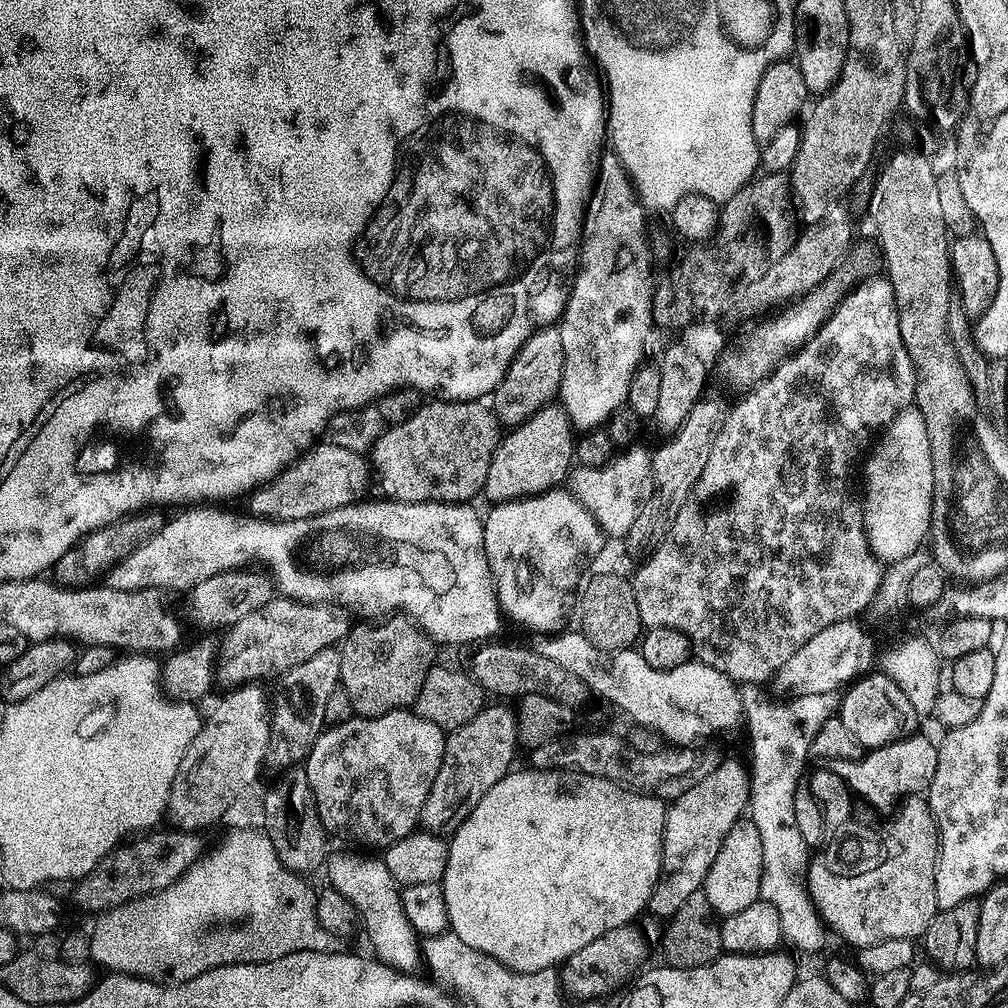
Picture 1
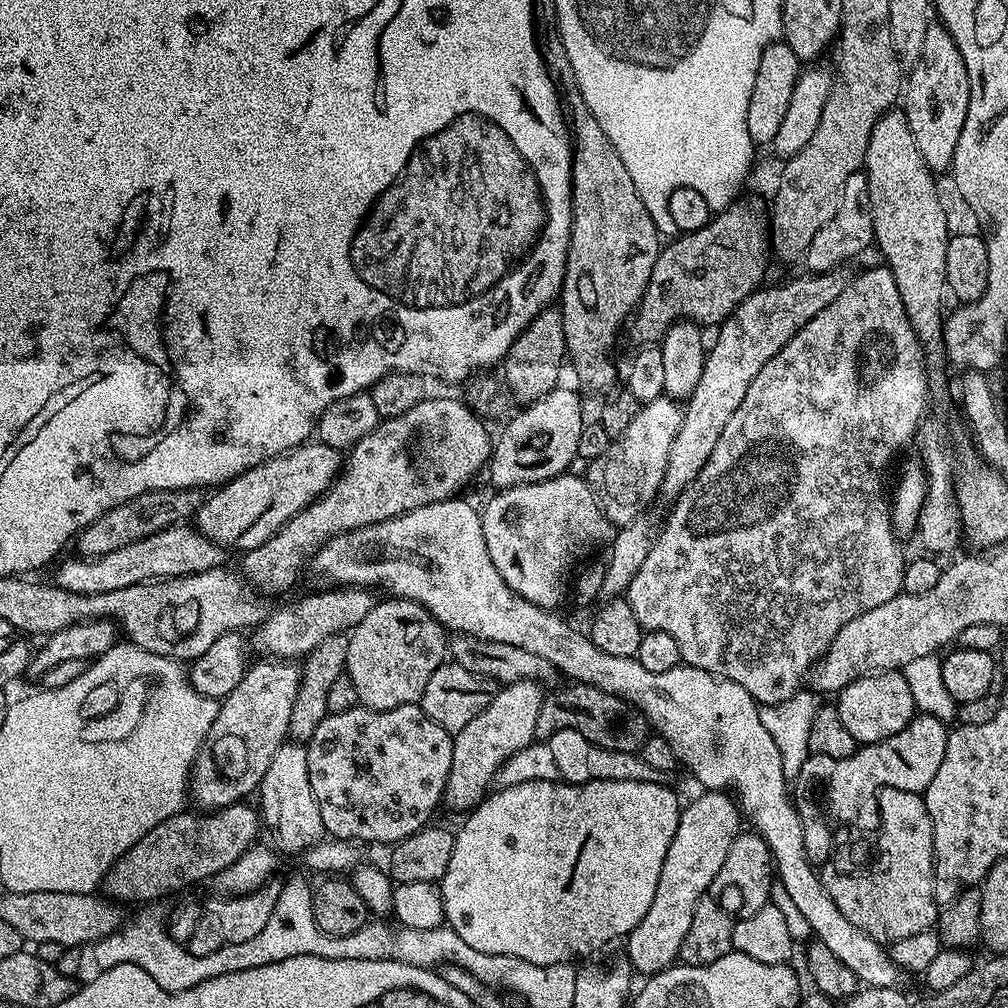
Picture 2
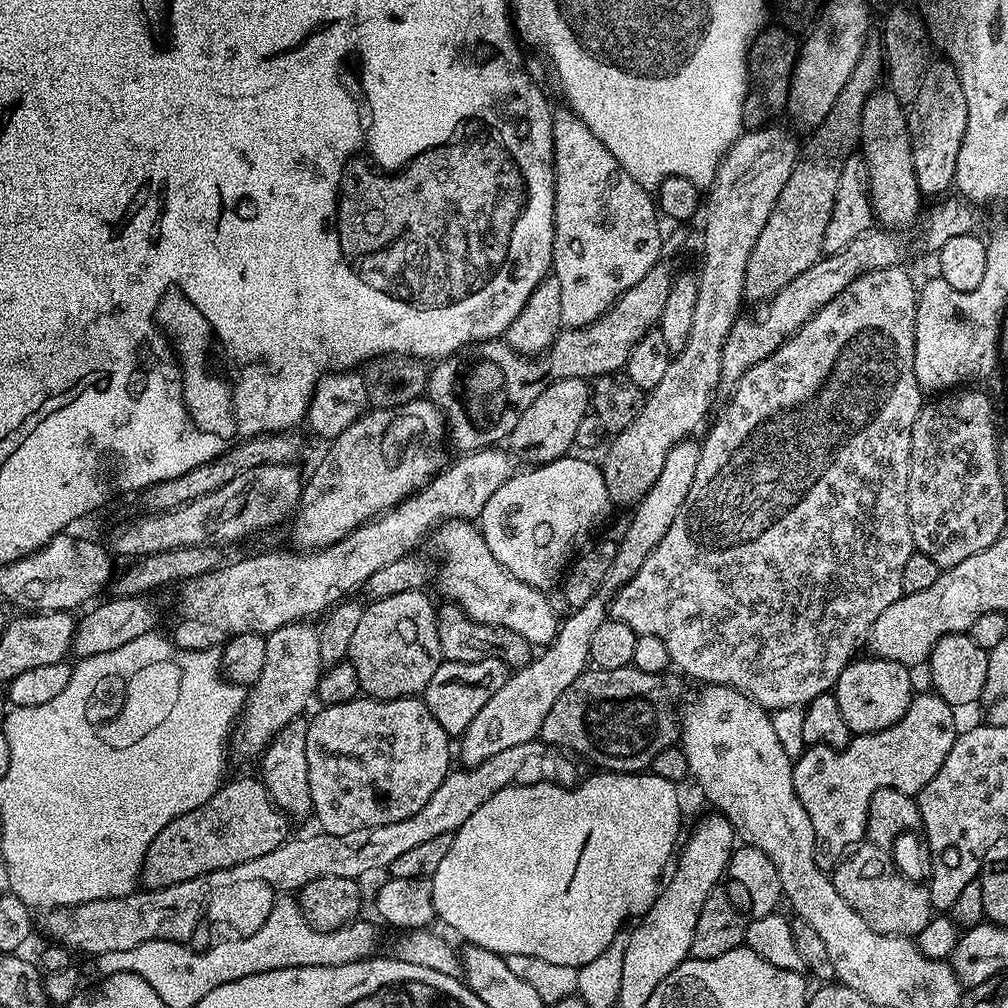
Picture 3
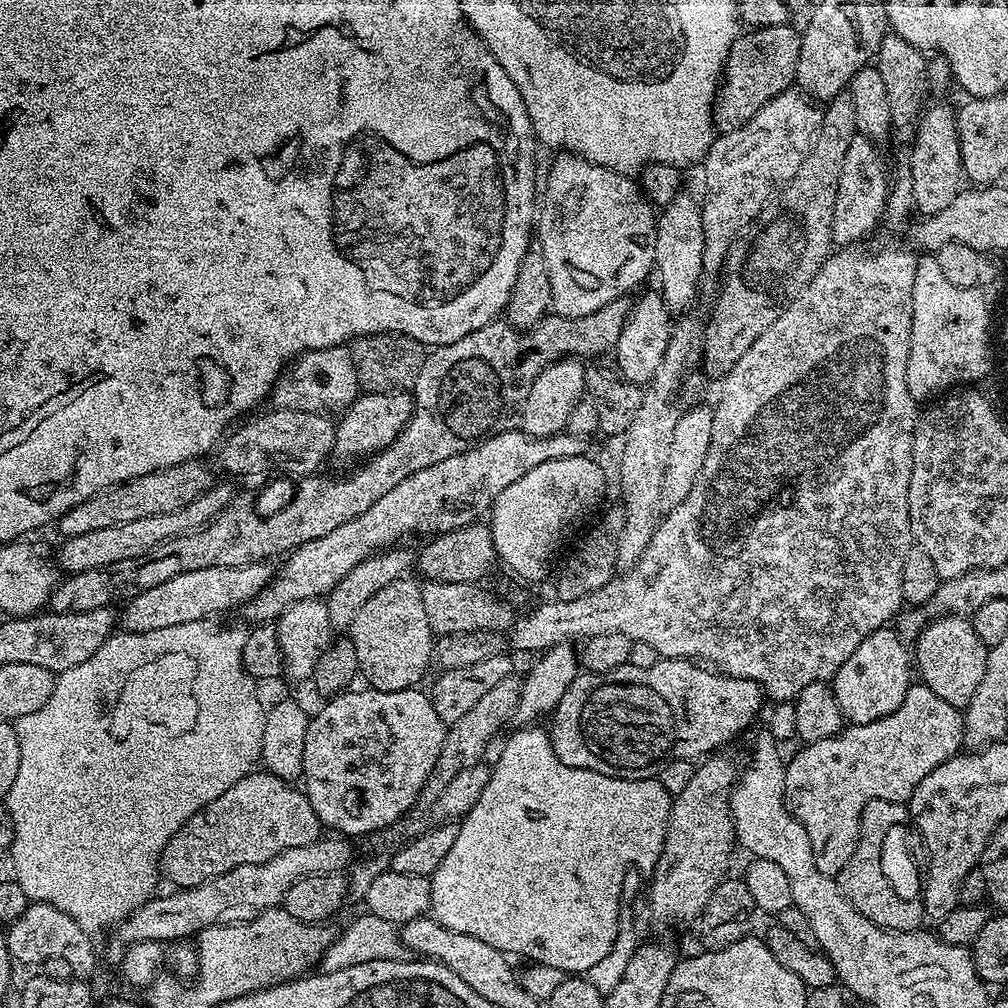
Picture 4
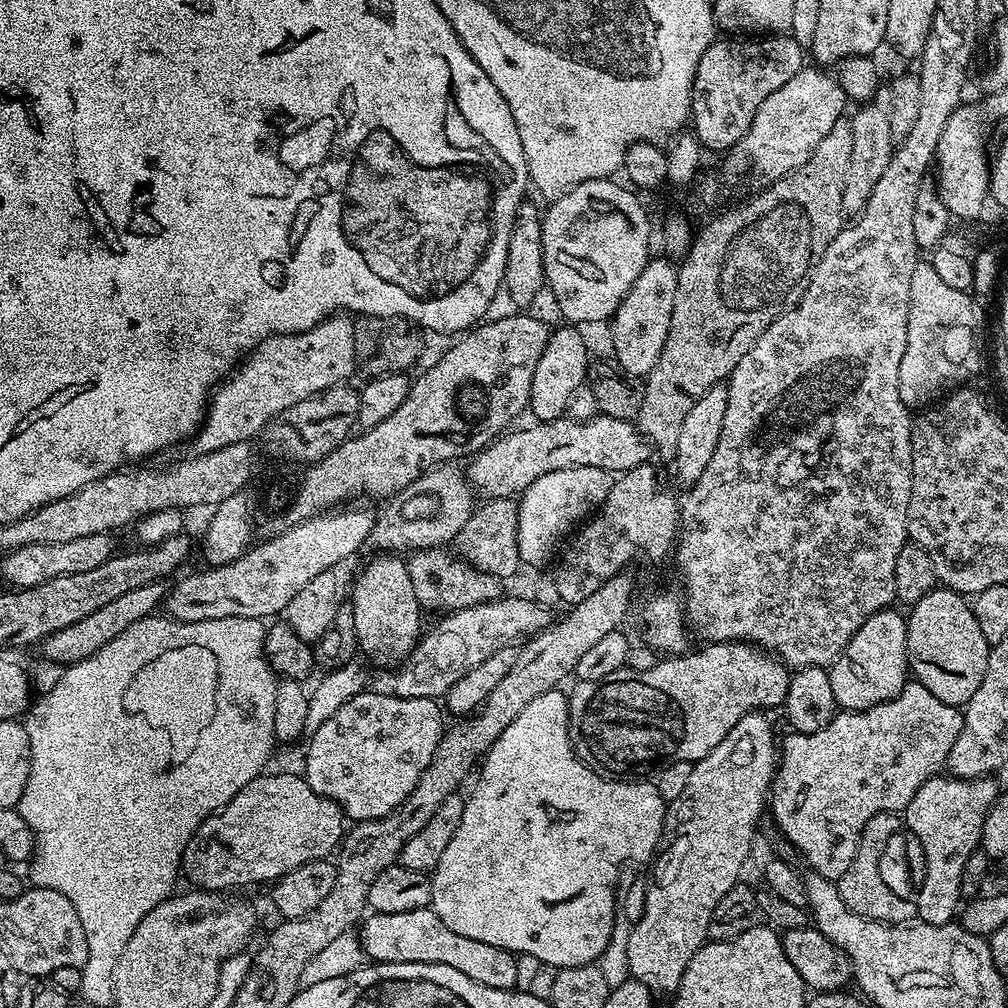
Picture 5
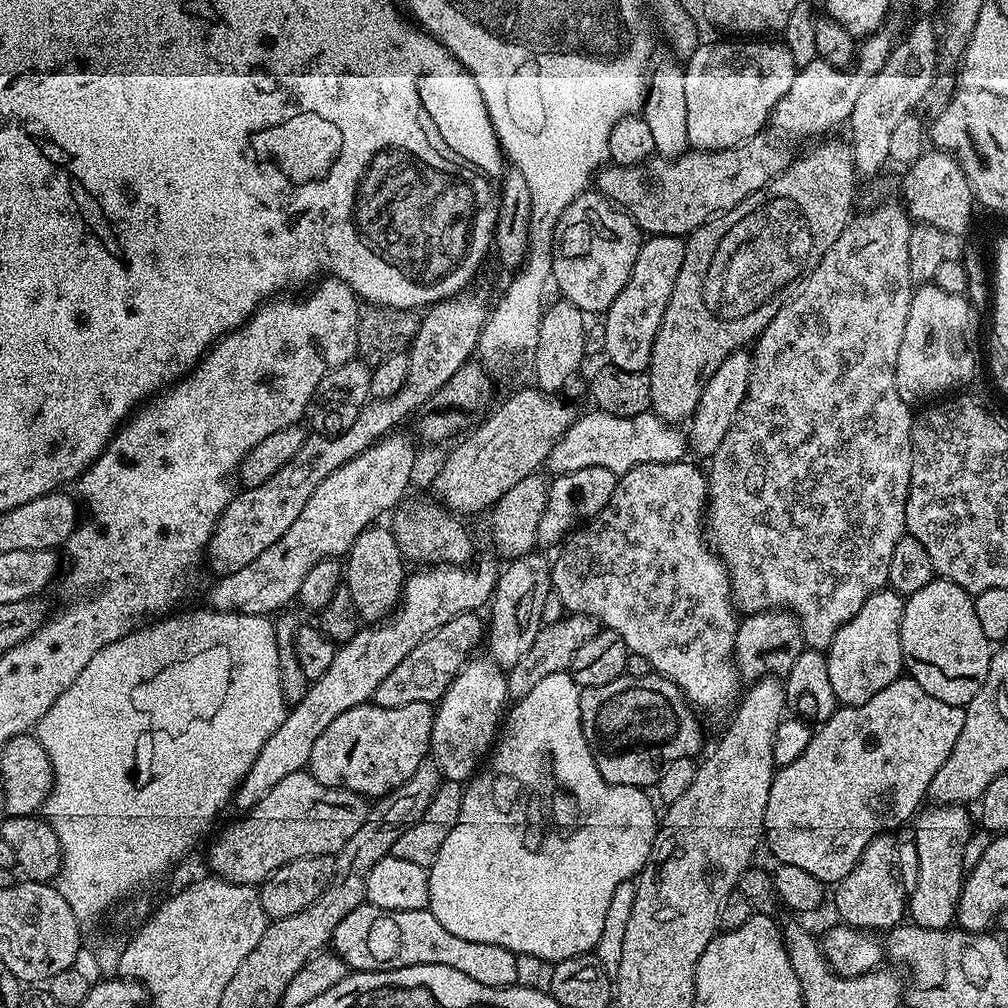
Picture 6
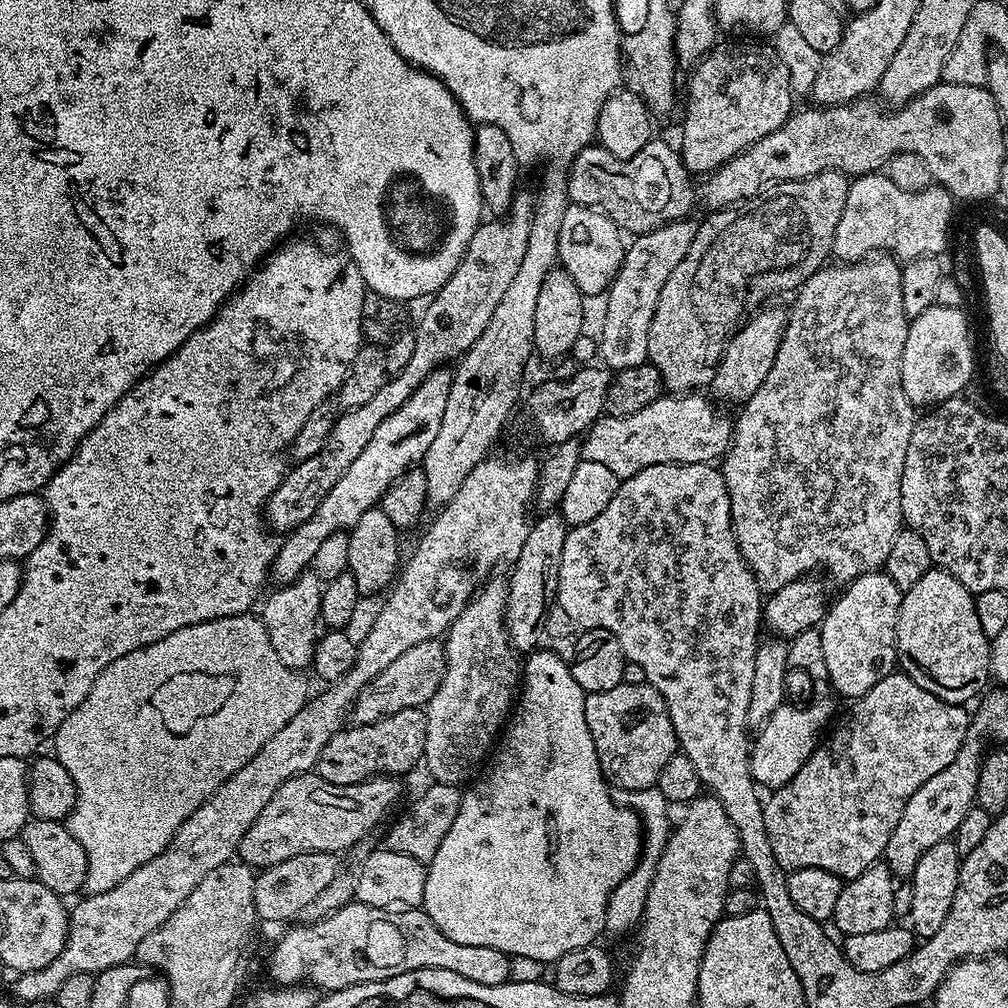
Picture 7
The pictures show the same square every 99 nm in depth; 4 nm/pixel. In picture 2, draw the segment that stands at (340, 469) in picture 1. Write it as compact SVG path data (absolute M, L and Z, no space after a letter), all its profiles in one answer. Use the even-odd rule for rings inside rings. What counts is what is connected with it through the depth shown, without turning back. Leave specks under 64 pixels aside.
M305 442L299 448L255 464L227 484L219 485L211 493L213 496L209 495L196 511L194 527L206 539L220 545L221 549L240 548L241 553L254 550L287 520L294 518L294 514L327 492L341 467L342 456L337 449L319 442Z

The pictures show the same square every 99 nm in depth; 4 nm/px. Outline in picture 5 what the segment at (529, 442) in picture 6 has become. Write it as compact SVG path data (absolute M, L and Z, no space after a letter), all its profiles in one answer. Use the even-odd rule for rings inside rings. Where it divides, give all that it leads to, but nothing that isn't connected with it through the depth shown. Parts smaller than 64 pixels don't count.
M449 462L429 468L417 480L410 482L410 486L406 486L394 496L387 497L385 504L388 505L376 512L376 521L368 535L367 551L370 550L369 553L372 554L411 554L422 548L451 545L462 526L466 526L466 518L470 518L474 507L474 493L465 469L459 463Z

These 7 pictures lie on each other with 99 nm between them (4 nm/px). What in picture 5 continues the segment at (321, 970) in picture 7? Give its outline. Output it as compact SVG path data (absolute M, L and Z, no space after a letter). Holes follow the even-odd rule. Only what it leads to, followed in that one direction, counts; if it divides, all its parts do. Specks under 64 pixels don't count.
M431 907L422 910L406 910L402 914L382 914L372 912L365 915L358 928L360 945L364 948L365 957L378 964L441 964L454 966L466 974L466 978L474 978L474 982L482 982L482 986L491 988L517 987L516 979L520 972L516 969L517 957L504 948L490 946L490 942L478 942L478 938L465 938L450 930L442 918L432 911Z

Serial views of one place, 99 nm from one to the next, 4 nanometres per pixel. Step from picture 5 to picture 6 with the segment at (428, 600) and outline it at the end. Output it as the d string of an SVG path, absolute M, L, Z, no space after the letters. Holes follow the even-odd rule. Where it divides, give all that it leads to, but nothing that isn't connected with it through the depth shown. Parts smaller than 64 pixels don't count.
M405 495L390 513L390 519L392 519L390 527L394 534L394 542L398 542L400 555L409 565L416 564L412 566L467 565L471 561L468 559L472 556L472 540L468 537L463 522L460 521L463 519L445 510L431 495L430 497L412 495Z

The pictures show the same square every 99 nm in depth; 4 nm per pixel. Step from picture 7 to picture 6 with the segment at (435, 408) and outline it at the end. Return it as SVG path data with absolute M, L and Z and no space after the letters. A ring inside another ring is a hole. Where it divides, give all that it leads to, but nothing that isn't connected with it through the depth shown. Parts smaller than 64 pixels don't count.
M396 430L381 437L322 479L302 514L272 546L242 570L221 575L216 580L217 584L208 592L208 600L212 603L209 605L217 612L255 616L268 616L287 609L284 607L300 595L302 578L306 578L318 562L343 557L354 546L362 530L373 527L383 512L384 515L391 513L404 499L416 468L417 441L401 432Z

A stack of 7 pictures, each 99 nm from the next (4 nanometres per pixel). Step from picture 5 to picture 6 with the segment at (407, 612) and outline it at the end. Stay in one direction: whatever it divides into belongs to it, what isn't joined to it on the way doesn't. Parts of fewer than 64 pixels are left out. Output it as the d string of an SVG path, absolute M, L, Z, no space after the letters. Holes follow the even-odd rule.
M373 526L358 534L354 546L346 553L346 567L342 572L350 598L354 598L354 606L364 622L379 622L391 617L404 595L406 561L400 555L398 542L394 542L391 527L380 527Z

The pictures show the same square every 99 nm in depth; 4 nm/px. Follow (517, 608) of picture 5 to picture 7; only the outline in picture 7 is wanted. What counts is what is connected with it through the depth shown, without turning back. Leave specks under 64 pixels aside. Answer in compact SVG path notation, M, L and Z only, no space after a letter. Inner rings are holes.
M439 639L418 642L418 646L410 646L406 654L394 658L378 678L366 682L350 709L350 720L353 725L373 724L384 716L398 714L398 710L407 708L423 709L434 698L438 686L444 677L446 658L444 646Z

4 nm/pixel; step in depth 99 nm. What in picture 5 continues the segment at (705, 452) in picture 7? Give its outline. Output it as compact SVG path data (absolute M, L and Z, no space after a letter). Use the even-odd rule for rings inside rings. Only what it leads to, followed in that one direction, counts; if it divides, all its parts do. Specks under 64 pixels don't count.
M596 414L584 421L561 418L532 422L529 428L512 431L497 436L467 461L466 475L477 497L484 500L515 497L526 491L534 478L542 478L542 474L552 474L554 470L598 466L607 472L619 474L629 472L649 459L650 445L631 420Z

